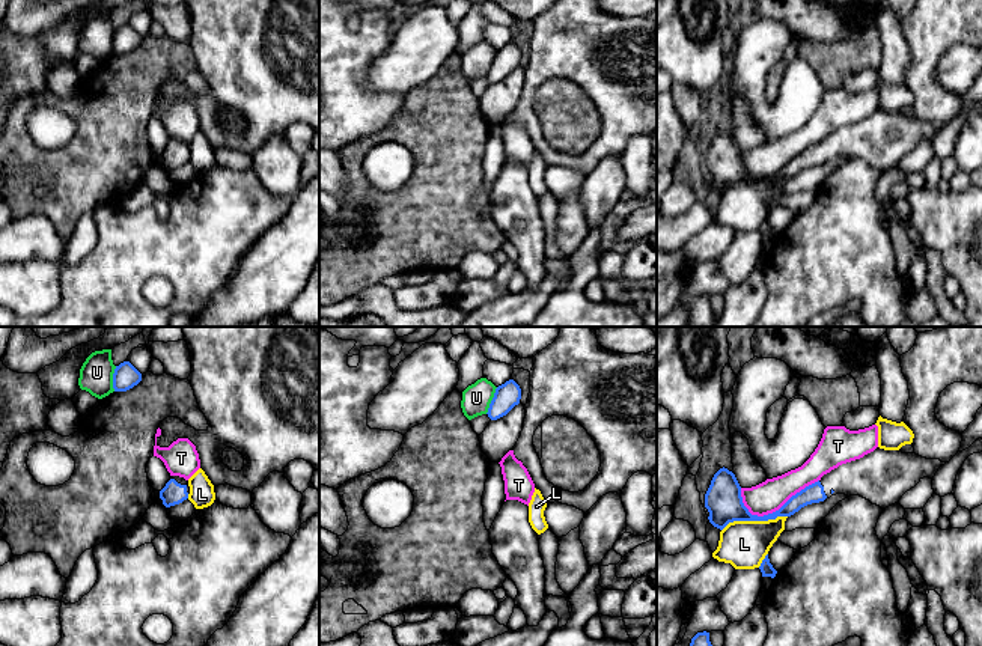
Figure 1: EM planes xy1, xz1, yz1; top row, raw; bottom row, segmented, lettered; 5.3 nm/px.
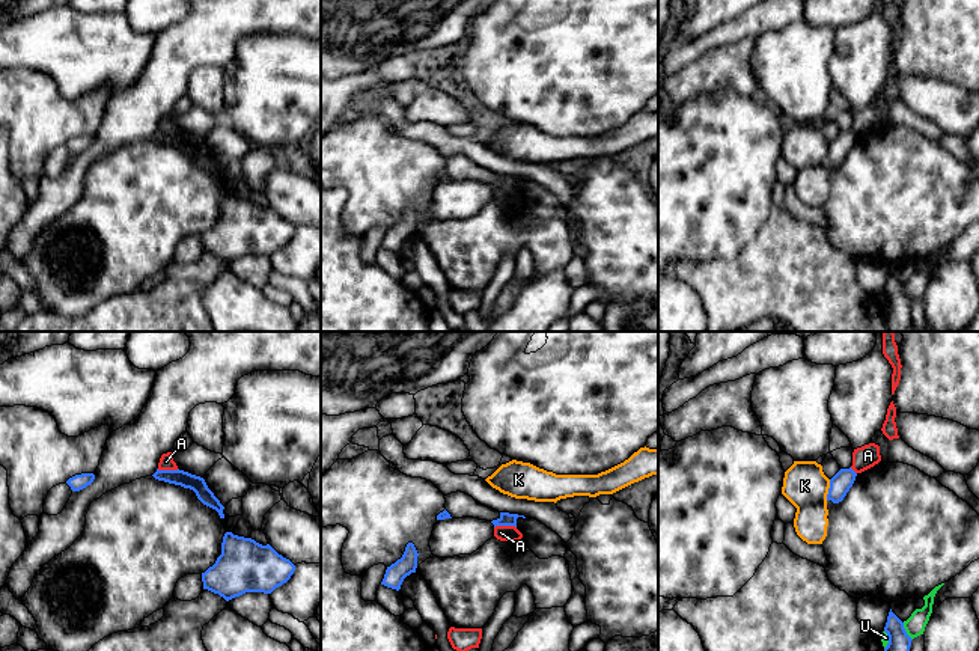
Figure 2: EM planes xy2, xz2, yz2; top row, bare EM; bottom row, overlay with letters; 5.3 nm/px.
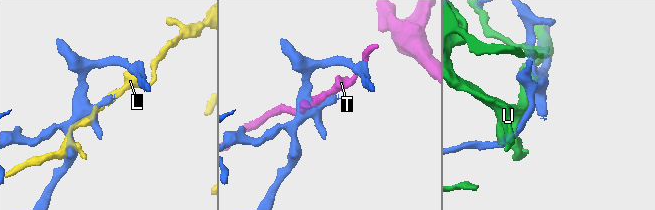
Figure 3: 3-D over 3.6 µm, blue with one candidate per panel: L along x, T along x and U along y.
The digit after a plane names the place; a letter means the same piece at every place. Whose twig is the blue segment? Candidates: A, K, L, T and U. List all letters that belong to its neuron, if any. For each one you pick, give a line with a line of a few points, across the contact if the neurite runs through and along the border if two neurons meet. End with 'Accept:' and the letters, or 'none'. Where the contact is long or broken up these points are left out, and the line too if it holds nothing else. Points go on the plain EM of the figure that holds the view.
Accept: none

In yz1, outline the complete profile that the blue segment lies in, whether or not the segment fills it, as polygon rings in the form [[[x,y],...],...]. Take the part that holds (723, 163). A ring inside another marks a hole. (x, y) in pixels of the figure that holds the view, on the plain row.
[[[877,110],[860,122],[846,125],[824,137],[818,145],[792,158],[779,173],[758,179],[743,166],[741,149],[732,134],[720,131],[705,157],[709,185],[723,193],[733,184],[768,184],[791,179],[801,170],[824,164],[836,157],[860,158],[886,172],[923,140],[932,142],[944,128],[940,122],[926,122],[916,116]]]

